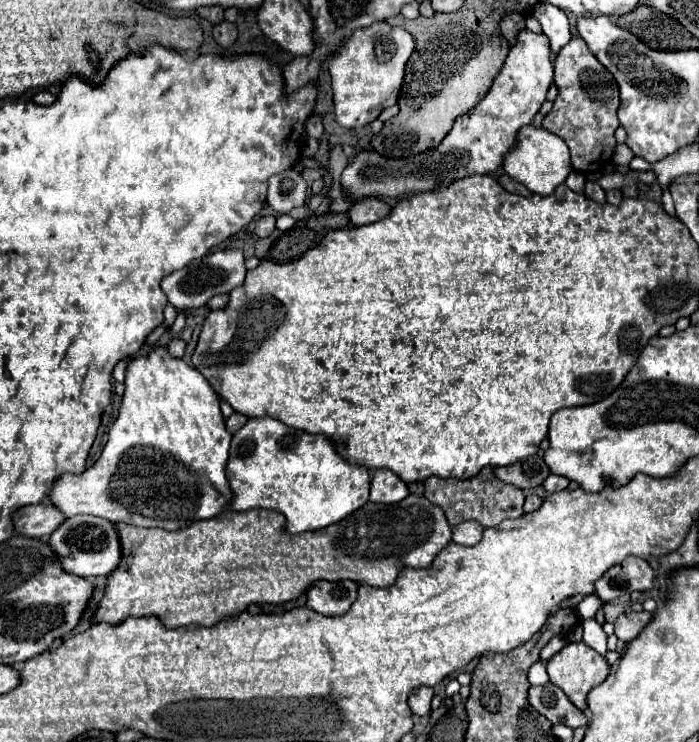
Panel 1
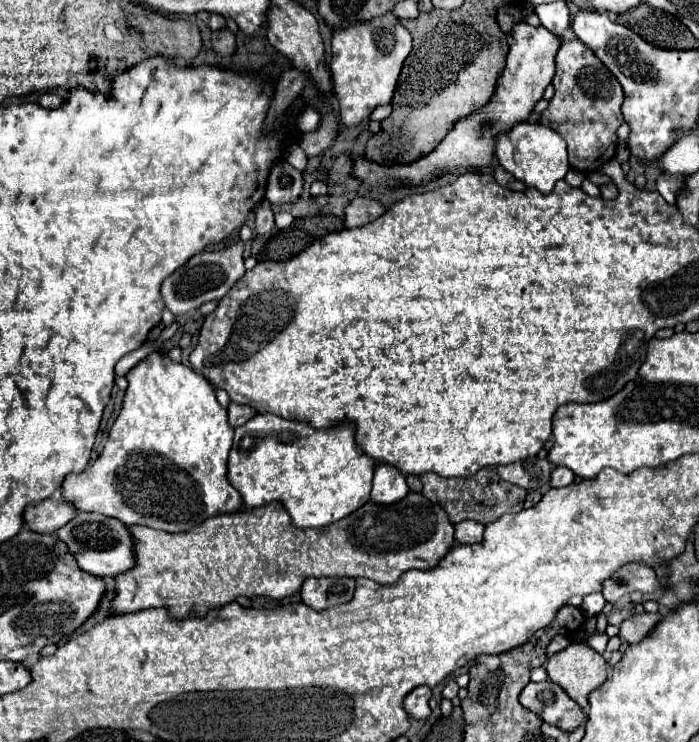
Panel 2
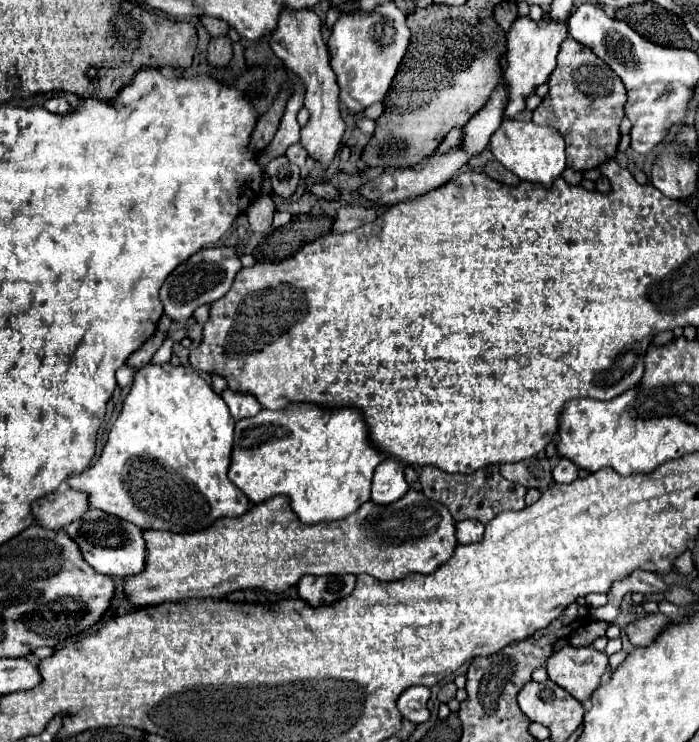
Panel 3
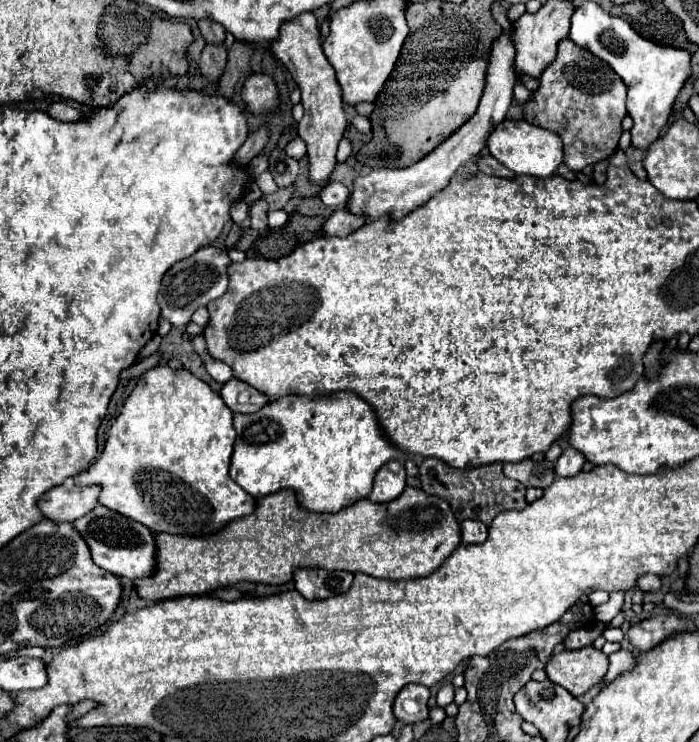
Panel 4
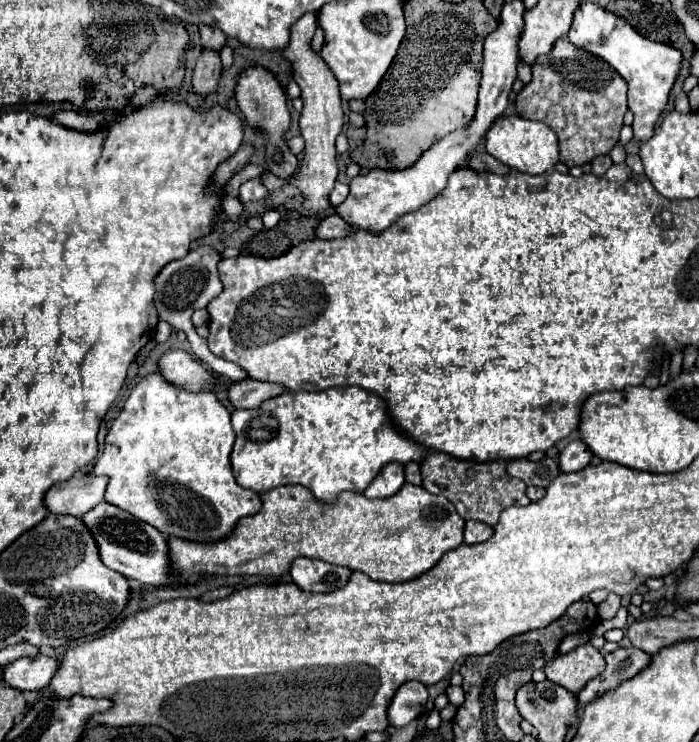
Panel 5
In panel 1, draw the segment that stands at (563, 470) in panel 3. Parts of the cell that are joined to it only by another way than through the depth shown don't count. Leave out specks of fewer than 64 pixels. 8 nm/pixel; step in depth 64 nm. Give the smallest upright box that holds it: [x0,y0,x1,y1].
[544,474,570,494]

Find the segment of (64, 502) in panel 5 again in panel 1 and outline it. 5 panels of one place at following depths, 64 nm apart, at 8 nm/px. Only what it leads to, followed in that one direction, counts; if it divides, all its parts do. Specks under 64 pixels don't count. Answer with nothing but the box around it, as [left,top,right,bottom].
[14,502,66,538]

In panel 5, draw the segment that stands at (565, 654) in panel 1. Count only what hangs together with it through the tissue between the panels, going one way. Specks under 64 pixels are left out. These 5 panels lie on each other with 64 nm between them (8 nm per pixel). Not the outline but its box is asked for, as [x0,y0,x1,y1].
[544,642,606,694]

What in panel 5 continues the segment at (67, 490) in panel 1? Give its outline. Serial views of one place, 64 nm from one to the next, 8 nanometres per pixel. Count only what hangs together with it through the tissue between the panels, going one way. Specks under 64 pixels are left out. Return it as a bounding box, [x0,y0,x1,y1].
[92,372,262,542]

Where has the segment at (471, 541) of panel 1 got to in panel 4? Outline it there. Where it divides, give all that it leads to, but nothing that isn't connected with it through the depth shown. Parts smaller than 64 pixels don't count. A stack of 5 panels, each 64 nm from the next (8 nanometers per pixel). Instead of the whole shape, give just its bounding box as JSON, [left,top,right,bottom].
[462,520,488,544]

